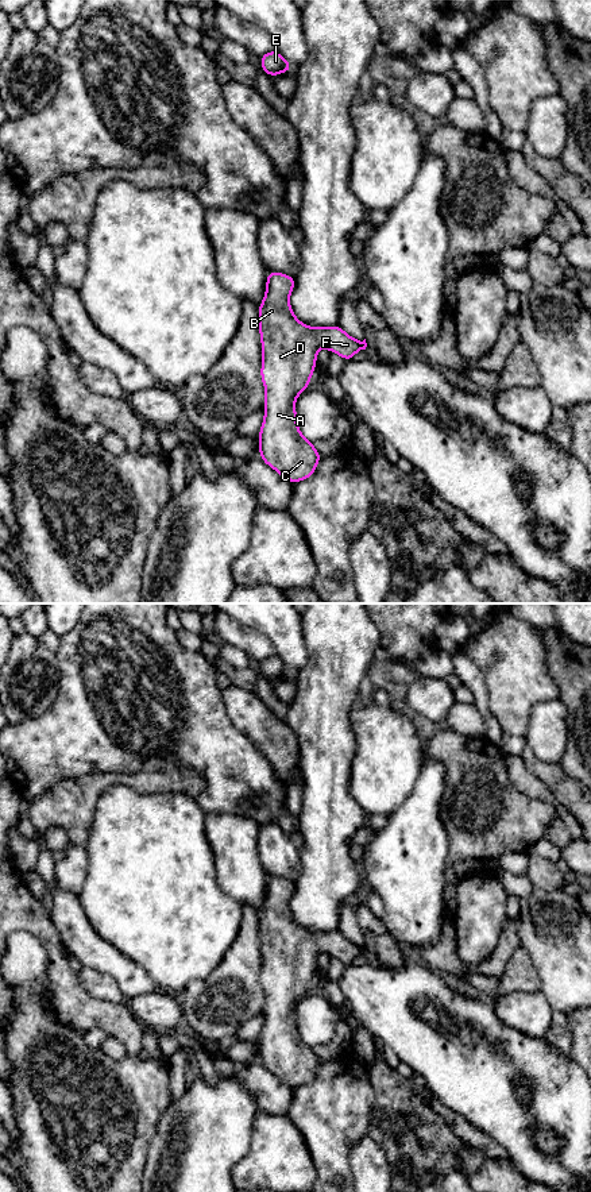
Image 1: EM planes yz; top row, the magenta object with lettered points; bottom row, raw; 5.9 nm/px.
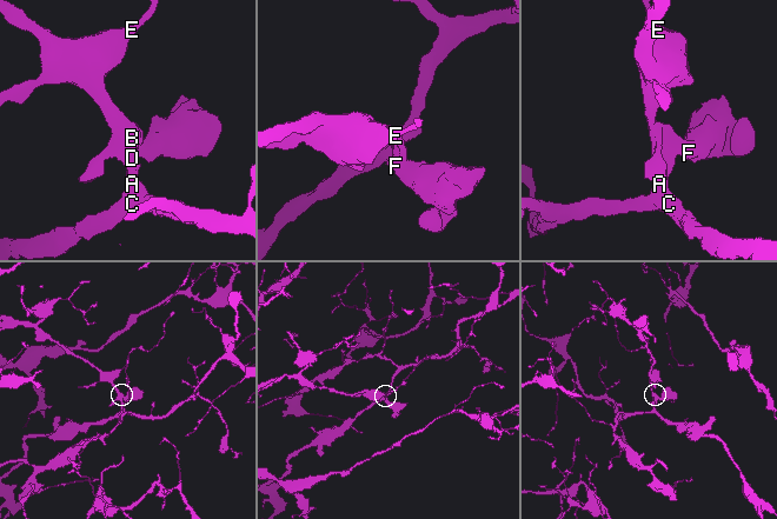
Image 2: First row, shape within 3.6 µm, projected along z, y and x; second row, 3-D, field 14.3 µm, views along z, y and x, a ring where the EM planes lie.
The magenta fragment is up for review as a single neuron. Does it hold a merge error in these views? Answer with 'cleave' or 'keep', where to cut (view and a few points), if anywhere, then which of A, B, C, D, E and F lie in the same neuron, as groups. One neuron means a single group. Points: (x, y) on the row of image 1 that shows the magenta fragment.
keep; no cut; A B C D E F

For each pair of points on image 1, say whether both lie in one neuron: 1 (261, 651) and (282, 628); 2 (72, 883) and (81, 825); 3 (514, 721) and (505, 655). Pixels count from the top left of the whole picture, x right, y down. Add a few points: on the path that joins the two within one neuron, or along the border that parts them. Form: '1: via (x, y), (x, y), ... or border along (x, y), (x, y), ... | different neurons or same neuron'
1: border along (243, 624), (259, 629), (271, 643), (275, 654) | different neurons
2: border along (70, 843), (84, 847) | different neurons
3: via (513, 705), (513, 671) | same neuron

